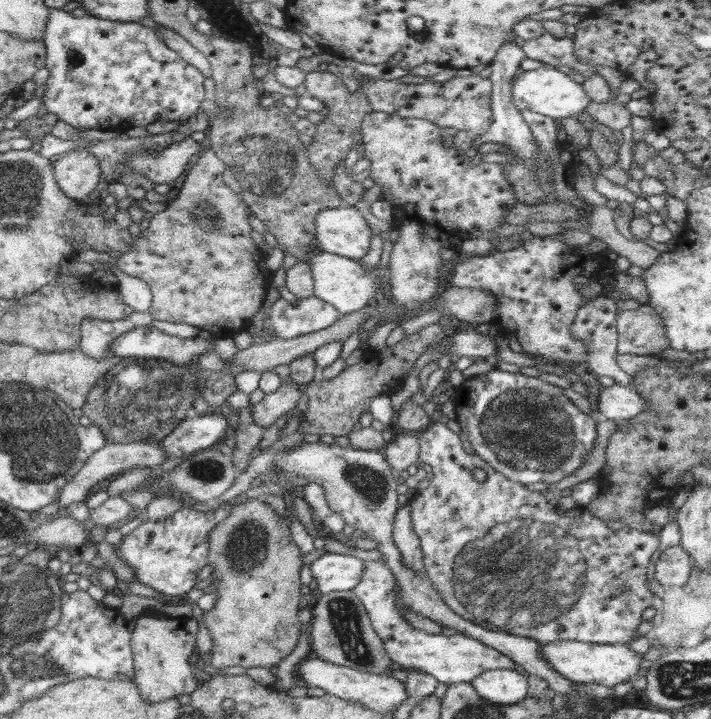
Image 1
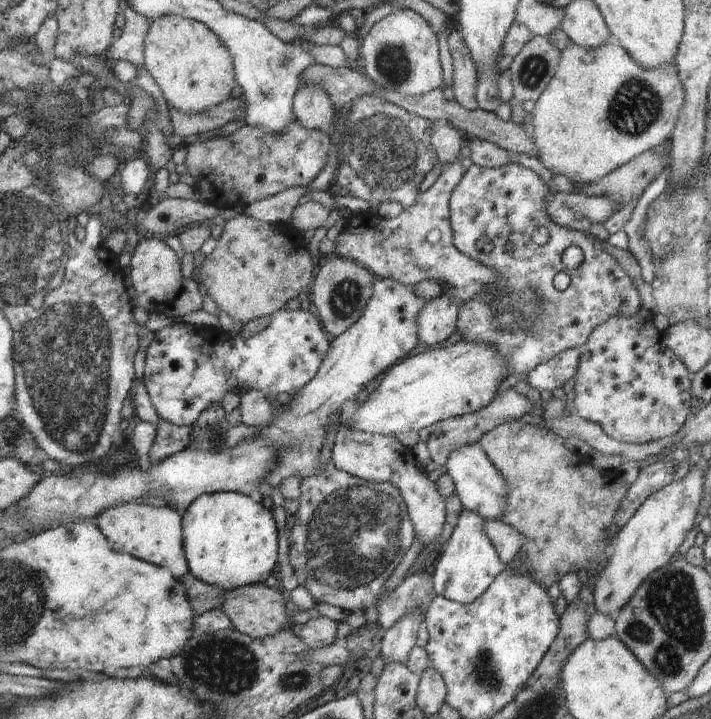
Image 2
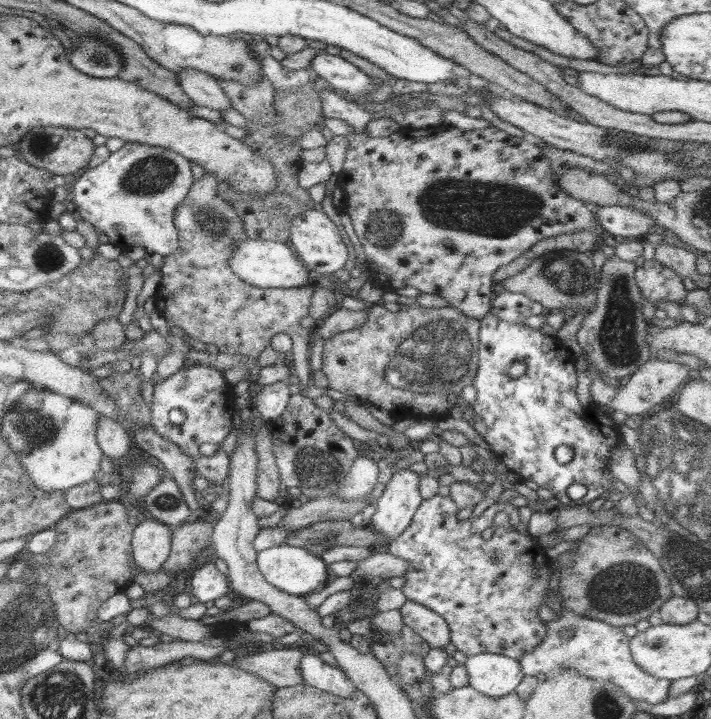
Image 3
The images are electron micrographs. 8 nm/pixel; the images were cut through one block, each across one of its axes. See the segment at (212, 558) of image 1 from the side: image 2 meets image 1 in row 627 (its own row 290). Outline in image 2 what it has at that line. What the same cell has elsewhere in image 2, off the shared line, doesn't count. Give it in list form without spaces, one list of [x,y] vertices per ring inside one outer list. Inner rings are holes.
[[[243,213],[226,221],[216,248],[204,258],[202,269],[196,275],[203,292],[209,295],[223,314],[247,324],[264,316],[272,316],[284,309],[288,301],[297,298],[309,284],[309,273],[314,262],[308,259],[308,248],[302,248],[303,234],[288,224],[262,223]]]

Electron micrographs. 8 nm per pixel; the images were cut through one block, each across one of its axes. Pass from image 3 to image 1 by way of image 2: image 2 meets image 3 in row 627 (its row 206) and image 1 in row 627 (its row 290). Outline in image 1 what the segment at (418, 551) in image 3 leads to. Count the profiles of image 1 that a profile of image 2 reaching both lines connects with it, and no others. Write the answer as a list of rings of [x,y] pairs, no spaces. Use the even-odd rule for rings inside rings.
[[[436,421],[420,431],[418,442],[420,445],[419,459],[430,464],[433,468],[430,486],[418,492],[409,494],[409,509],[412,517],[412,526],[421,542],[425,573],[430,577],[440,598],[452,611],[460,617],[471,621],[473,624],[482,624],[498,631],[519,631],[523,637],[536,640],[538,643],[550,644],[550,642],[576,641],[591,643],[592,645],[626,645],[640,636],[637,632],[642,622],[644,611],[652,607],[652,592],[646,587],[646,574],[650,566],[652,554],[660,548],[660,537],[652,532],[642,532],[635,528],[624,527],[614,530],[608,527],[607,521],[593,515],[587,508],[577,506],[571,511],[556,508],[550,505],[545,496],[526,488],[521,482],[506,478],[501,472],[494,470],[484,459],[476,453],[468,454],[462,447],[462,441],[458,433],[454,433],[444,423]],[[475,468],[487,473],[484,482],[478,482],[472,474]]]

